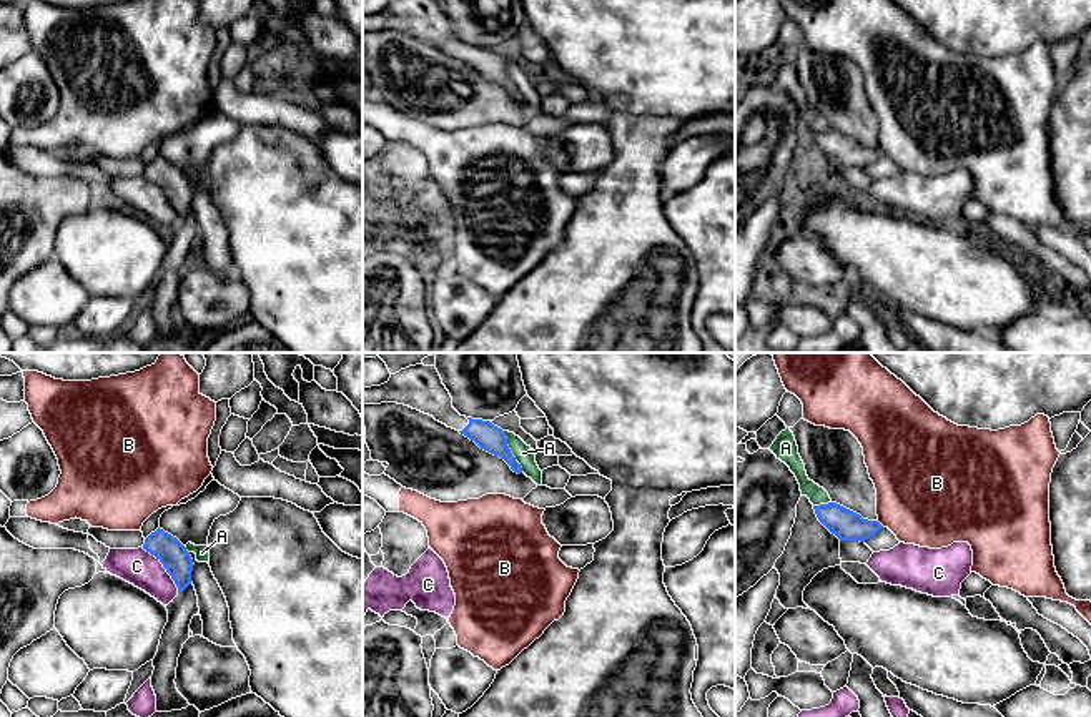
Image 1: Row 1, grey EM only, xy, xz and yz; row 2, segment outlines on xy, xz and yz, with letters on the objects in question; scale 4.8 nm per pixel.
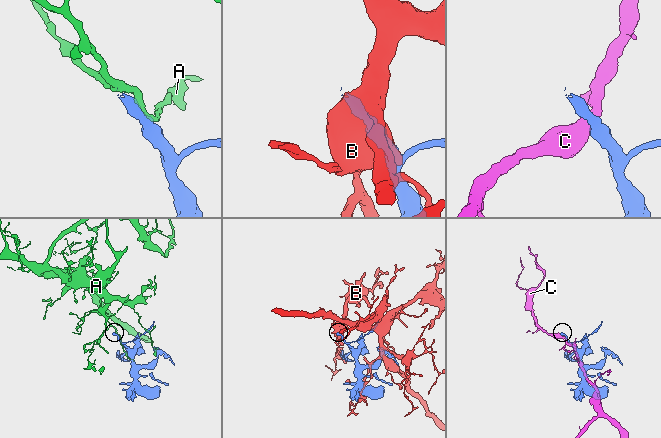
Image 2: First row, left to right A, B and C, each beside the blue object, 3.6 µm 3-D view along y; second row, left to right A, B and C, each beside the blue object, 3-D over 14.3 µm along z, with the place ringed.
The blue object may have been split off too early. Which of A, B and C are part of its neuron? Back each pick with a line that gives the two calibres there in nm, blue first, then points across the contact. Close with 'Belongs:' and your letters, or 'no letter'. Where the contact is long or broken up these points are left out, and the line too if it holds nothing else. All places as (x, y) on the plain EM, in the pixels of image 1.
Belongs: no letter

